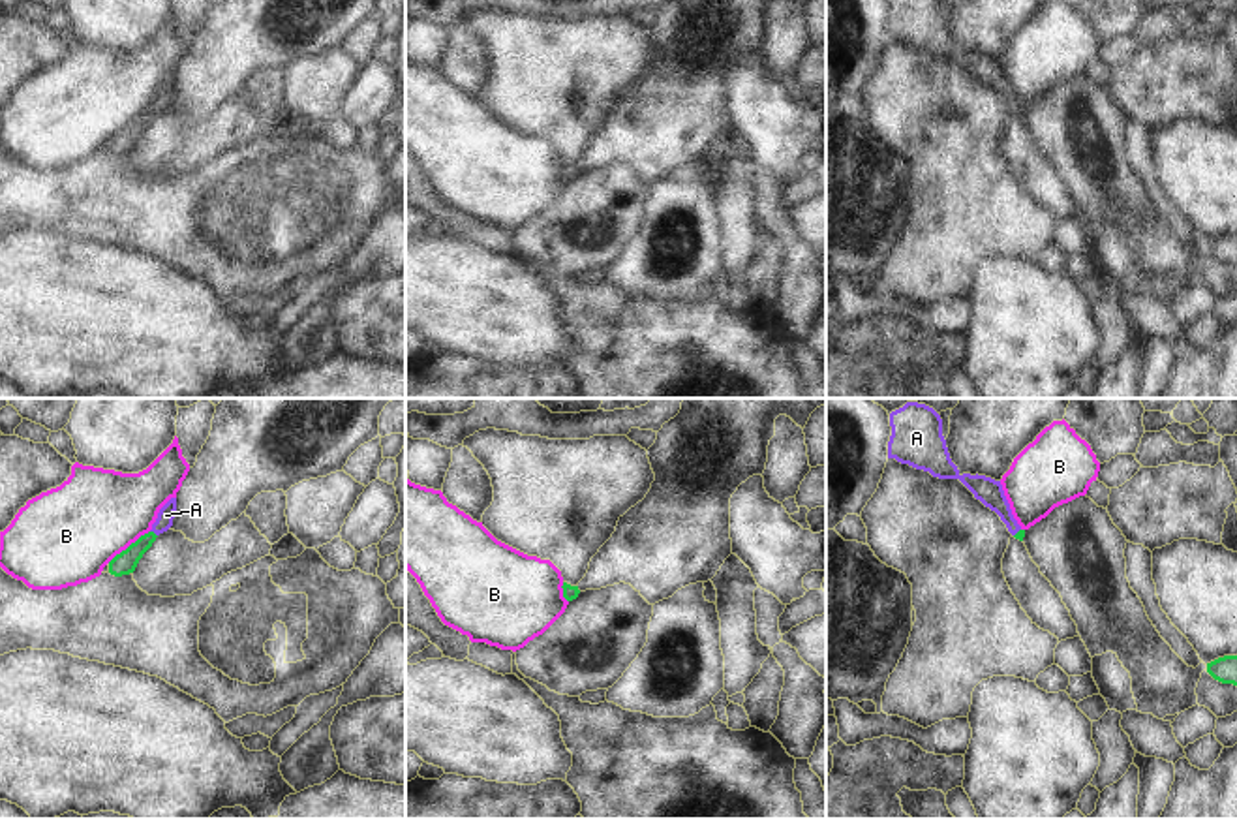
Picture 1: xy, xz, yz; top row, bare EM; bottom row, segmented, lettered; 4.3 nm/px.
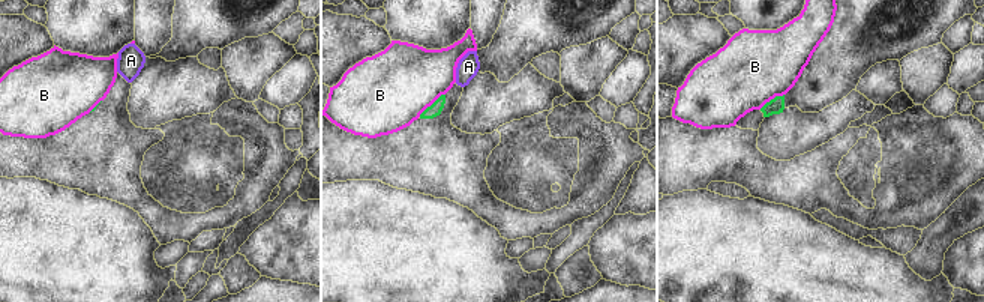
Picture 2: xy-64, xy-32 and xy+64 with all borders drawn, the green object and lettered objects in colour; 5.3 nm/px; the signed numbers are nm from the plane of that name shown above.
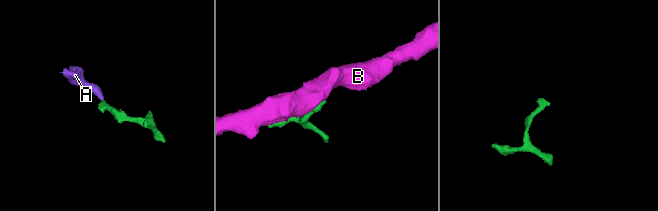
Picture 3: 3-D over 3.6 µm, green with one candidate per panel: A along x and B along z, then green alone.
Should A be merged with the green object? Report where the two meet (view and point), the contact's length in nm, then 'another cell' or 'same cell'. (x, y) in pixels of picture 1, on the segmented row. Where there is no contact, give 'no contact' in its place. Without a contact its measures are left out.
meets green in xy at (154, 534); contact 40 nm long; same cell

